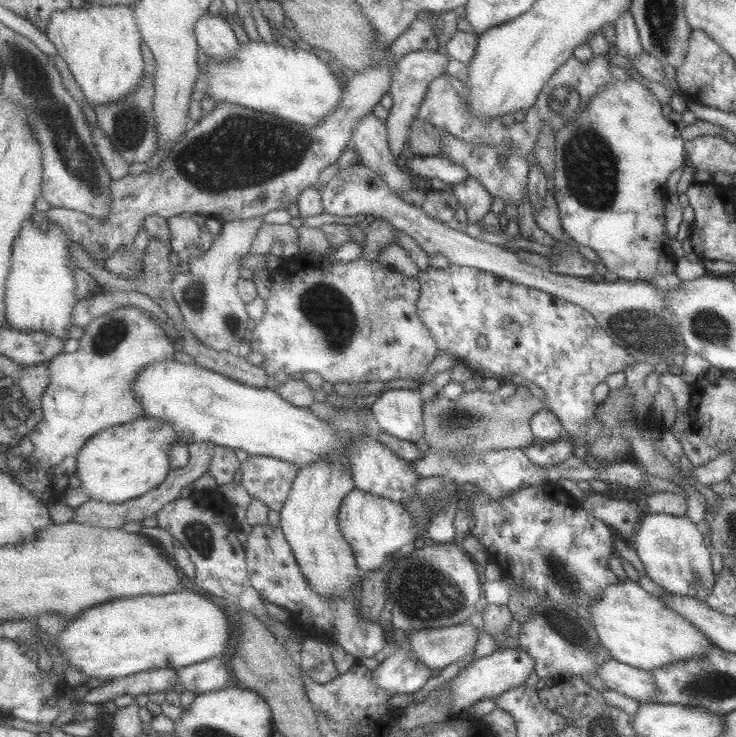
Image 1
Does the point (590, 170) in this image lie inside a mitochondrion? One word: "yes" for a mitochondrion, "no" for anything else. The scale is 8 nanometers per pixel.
yes

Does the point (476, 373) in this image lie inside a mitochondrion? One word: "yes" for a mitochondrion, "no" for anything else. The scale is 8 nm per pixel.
no

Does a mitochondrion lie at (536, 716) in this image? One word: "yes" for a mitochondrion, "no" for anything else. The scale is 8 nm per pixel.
no

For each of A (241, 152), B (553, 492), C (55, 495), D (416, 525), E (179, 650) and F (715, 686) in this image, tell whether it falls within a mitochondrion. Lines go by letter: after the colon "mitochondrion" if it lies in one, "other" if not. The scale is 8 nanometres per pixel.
A: mitochondrion
B: other
C: other
D: other
E: other
F: mitochondrion

